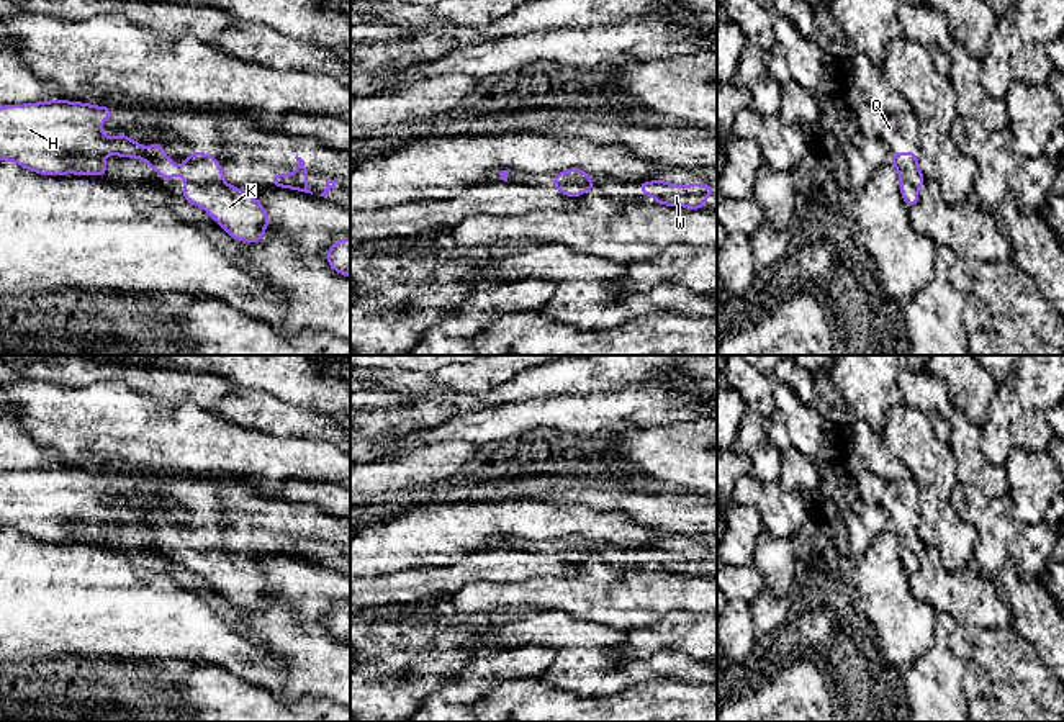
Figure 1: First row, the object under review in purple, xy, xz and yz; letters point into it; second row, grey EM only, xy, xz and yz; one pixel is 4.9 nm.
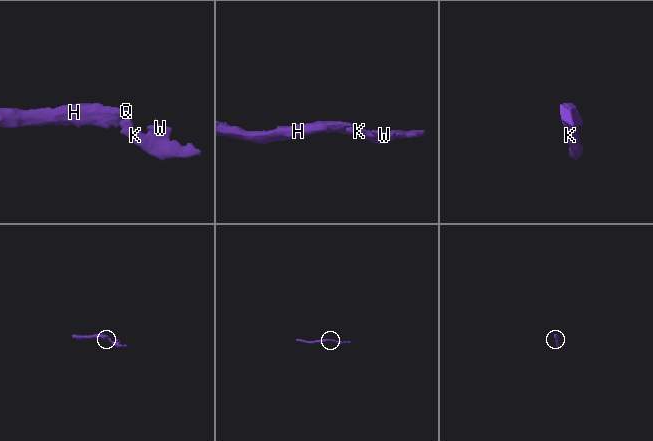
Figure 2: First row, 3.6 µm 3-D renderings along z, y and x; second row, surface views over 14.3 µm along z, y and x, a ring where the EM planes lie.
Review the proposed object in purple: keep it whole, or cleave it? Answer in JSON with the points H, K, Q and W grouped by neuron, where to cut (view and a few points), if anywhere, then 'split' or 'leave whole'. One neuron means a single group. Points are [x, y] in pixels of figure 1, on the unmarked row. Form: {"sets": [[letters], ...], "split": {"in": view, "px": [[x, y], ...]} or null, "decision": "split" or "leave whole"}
{"sets": [["H", "K", "Q", "W"]], "split": null, "decision": "leave whole"}

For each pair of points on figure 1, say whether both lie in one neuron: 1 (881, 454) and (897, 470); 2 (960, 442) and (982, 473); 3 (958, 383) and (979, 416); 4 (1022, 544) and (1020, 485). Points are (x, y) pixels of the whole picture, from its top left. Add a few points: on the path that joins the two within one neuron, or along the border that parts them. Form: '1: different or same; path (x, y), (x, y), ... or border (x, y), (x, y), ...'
1: same; path (884, 457), (894, 467)
2: same; path (966, 451), (974, 465)
3: same; path (966, 392), (976, 408)
4: different; border (1007, 495), (1012, 511), (1022, 521), (1043, 521)

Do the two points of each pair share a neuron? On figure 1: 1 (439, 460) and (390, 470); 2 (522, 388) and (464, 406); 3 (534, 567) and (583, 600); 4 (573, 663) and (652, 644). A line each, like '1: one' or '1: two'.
1: one
2: one
3: two
4: two

